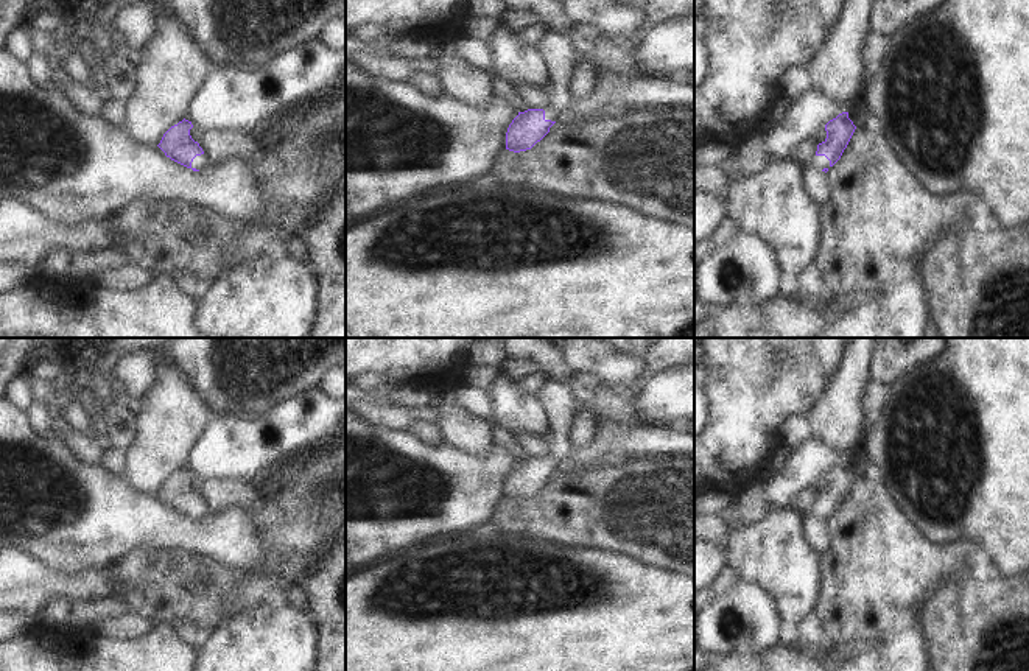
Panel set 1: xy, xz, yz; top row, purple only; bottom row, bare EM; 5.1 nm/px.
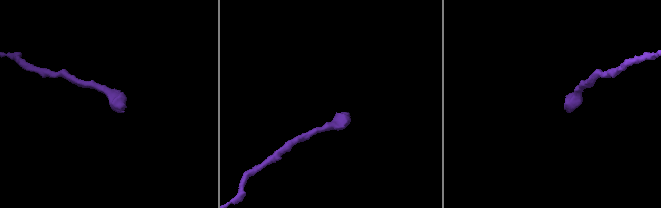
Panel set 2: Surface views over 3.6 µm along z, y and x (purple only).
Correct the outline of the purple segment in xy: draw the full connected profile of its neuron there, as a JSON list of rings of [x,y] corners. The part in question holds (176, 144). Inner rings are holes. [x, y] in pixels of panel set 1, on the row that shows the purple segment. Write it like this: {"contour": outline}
{"contour": [[[184,118],[163,134],[157,146],[171,160],[187,168],[191,168],[193,171],[199,171],[207,168],[210,159],[204,154],[199,143],[191,139],[190,135],[191,128],[193,128],[191,121]]]}

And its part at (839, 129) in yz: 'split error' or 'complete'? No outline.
split error

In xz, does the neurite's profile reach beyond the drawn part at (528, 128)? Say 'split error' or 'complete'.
split error

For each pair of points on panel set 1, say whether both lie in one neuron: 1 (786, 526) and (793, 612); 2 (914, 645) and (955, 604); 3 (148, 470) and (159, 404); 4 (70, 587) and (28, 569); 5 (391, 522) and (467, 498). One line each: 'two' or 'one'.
1: one
2: two
3: one
4: one
5: one

